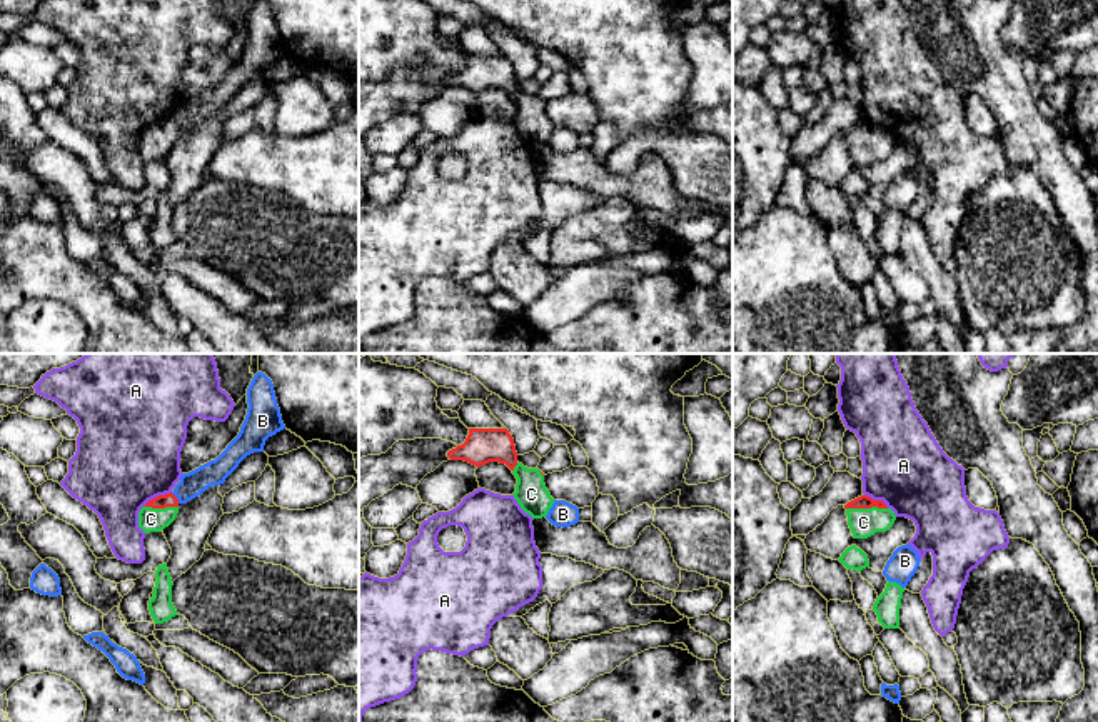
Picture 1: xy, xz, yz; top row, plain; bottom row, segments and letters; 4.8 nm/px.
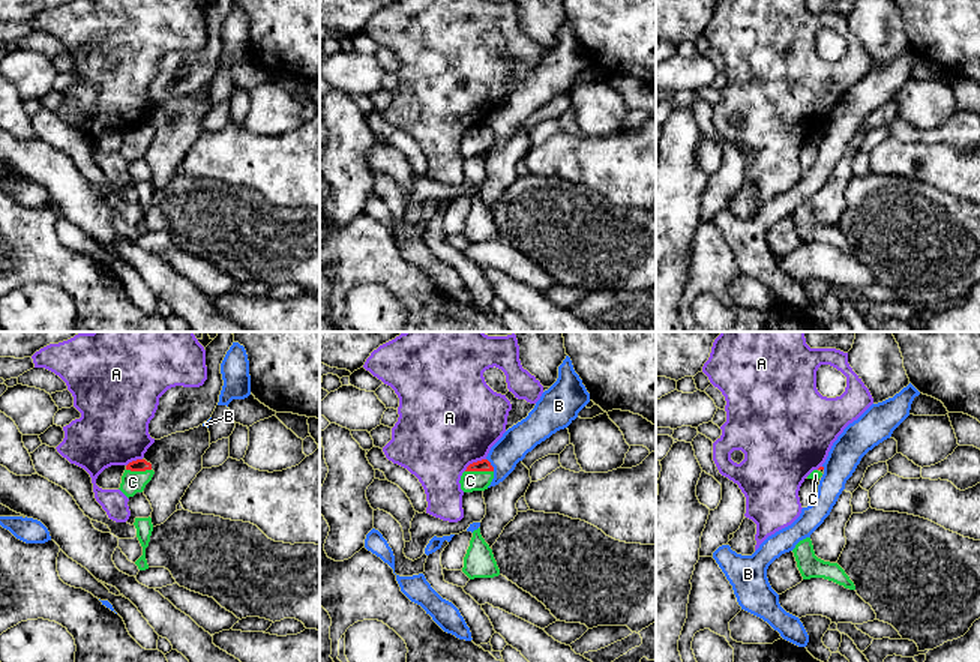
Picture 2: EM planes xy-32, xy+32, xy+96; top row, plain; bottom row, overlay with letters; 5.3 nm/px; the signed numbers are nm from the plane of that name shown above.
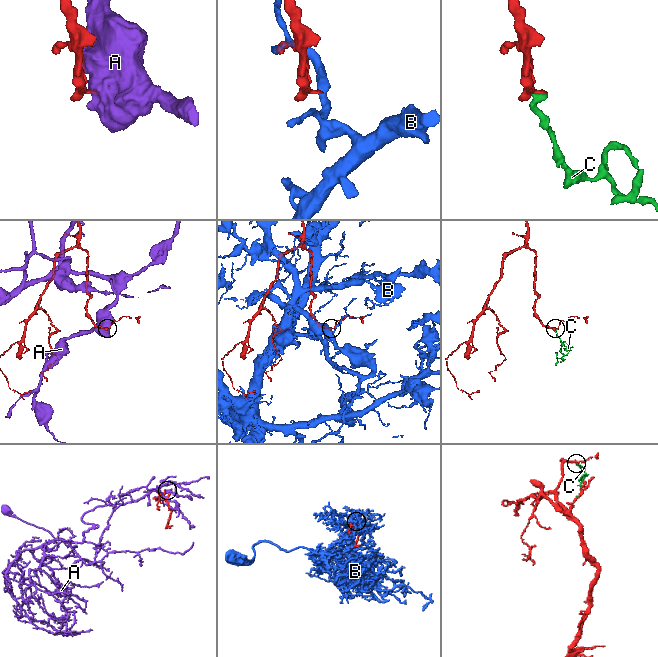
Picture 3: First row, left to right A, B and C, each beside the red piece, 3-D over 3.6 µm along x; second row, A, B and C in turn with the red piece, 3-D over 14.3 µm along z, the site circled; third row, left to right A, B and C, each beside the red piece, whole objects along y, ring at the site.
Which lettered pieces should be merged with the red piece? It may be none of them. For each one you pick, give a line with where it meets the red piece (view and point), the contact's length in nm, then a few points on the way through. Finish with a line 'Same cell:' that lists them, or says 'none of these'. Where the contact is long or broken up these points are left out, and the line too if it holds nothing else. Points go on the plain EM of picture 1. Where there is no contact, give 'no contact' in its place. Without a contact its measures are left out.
C: meets red in yz at (866, 134); contact 200 nm long
Same cell: C

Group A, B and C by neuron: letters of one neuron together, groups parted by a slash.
A / B / C

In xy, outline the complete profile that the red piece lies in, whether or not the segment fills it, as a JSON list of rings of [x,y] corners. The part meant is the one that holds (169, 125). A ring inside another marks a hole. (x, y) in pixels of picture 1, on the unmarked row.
[[[170,118],[149,127],[139,138],[139,153],[145,158],[160,158],[179,140],[179,125]]]

